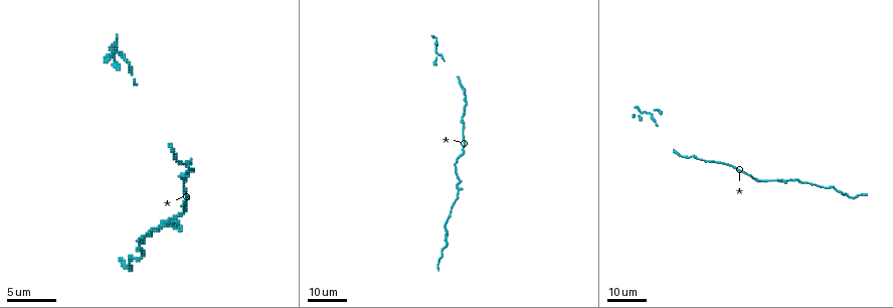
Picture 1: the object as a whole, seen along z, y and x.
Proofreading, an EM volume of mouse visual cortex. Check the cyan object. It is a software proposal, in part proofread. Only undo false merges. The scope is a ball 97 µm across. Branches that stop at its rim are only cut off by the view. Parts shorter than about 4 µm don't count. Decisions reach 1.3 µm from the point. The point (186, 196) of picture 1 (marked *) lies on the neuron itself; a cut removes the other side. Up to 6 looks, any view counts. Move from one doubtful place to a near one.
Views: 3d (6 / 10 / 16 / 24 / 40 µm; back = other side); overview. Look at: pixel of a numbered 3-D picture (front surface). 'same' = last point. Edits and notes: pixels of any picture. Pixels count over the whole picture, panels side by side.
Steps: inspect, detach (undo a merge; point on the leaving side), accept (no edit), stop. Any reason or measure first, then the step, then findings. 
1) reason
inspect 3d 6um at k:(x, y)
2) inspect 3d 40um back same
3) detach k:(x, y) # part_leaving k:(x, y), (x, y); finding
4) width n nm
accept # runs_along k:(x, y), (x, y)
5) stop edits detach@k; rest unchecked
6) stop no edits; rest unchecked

two arms in line, one across
inspect 3d 16um at 1:(786, 182)

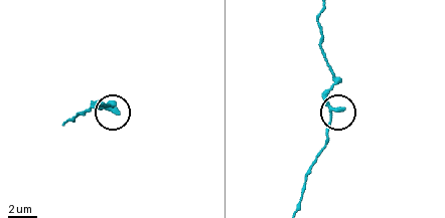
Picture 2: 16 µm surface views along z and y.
inspect 3d 6um at 2:(333, 110)

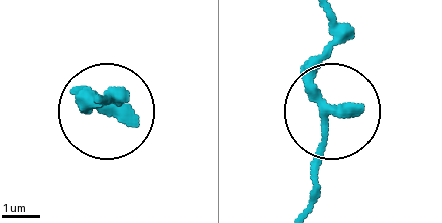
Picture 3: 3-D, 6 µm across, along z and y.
width 210 nm
accept # continuous, no second neuron

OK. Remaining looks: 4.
thick turns thin
inspect 3d 16um at 1:(142, 242)

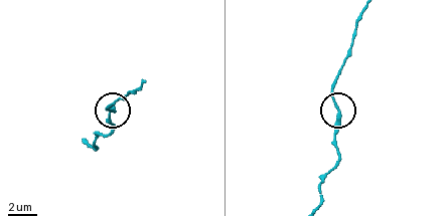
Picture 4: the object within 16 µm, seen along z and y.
inspect 3d 10um at 4:(110, 110)

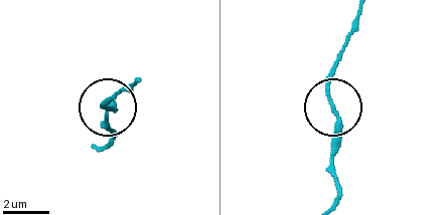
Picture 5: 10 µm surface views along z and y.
accept # runs_along 5:(358, 15), (330, 84), (336, 125), (332, 157); continuous, no second neuron

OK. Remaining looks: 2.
sudden change in width
inspect 3d 16um at 1:(697, 160)

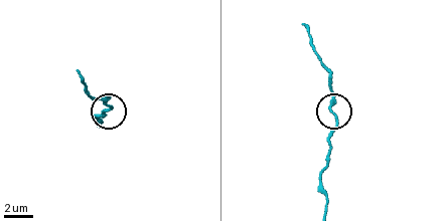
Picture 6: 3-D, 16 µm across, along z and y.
inspect 3d 10um at 6:(336, 119)

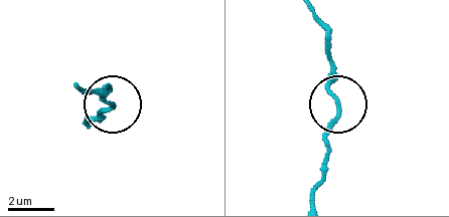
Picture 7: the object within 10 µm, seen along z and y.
width 160 nm
accept # runs_along 7:(312, 199), (335, 106), (329, 56); all the same neuron

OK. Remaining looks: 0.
stop no edits; rest unchecked

